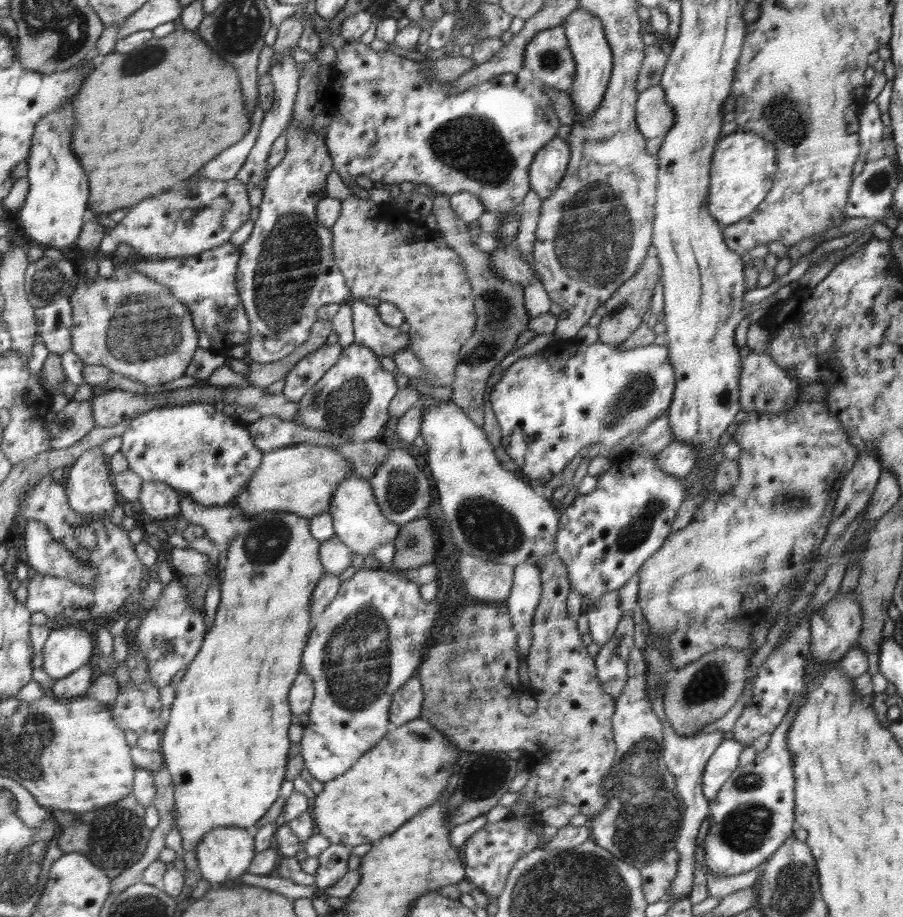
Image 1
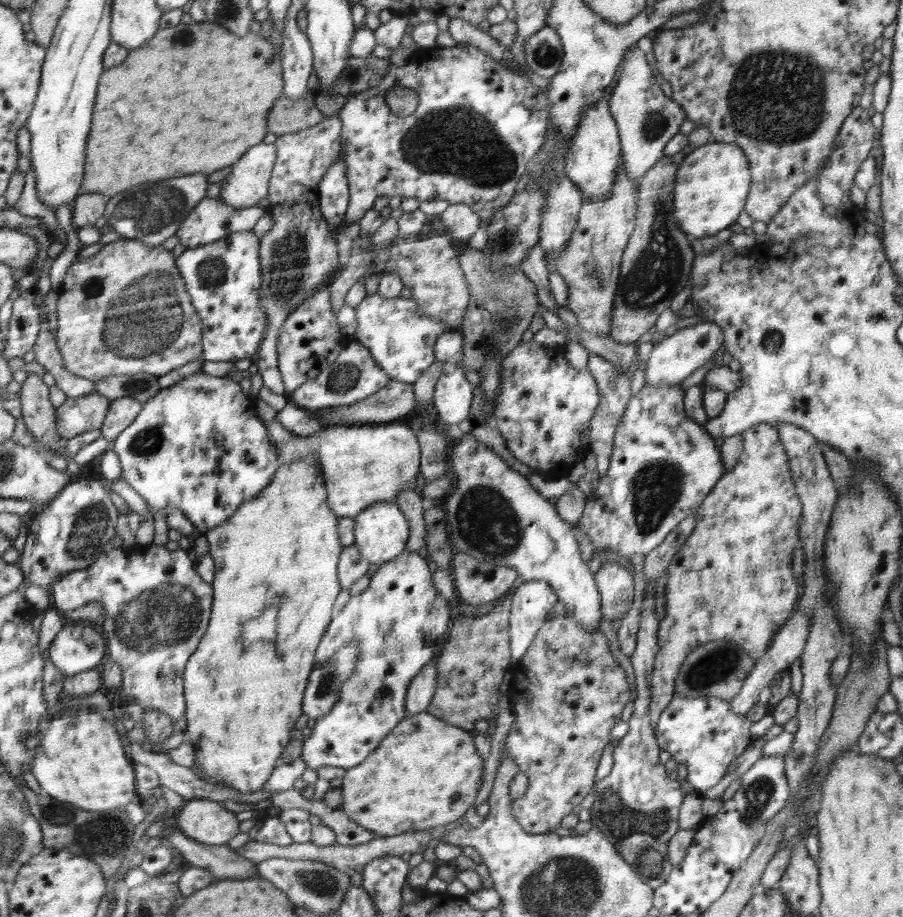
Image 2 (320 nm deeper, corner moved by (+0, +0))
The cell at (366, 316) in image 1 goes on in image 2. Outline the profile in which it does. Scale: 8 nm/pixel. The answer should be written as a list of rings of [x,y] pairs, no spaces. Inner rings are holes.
[[[378,293],[367,294],[356,305],[355,318],[358,324],[355,338],[368,347],[375,361],[391,379],[405,383],[418,381],[434,364],[436,341],[450,330],[444,321],[424,315],[414,297],[404,298],[401,294],[394,298],[384,298]]]

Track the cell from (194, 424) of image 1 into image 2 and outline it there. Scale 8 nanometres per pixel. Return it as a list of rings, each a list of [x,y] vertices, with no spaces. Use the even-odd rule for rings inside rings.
[[[200,371],[188,375],[180,380],[180,382],[174,384],[174,386],[162,389],[158,394],[150,398],[143,405],[143,410],[135,418],[135,421],[115,438],[112,450],[118,455],[123,479],[138,494],[142,495],[153,515],[155,512],[162,512],[162,514],[166,515],[169,513],[169,510],[181,510],[198,531],[198,534],[205,534],[207,531],[215,529],[216,526],[223,525],[223,521],[230,518],[240,505],[258,496],[260,492],[266,489],[279,470],[278,454],[273,447],[274,444],[269,441],[267,427],[263,423],[263,419],[259,418],[257,407],[257,400],[247,395],[247,389],[243,388],[239,383],[232,381],[228,376],[212,376]]]

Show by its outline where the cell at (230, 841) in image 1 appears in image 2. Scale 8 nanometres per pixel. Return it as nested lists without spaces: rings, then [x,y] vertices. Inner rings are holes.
[[[210,799],[185,800],[186,806],[178,812],[177,824],[190,838],[207,845],[226,845],[238,834],[238,820],[218,801]]]

